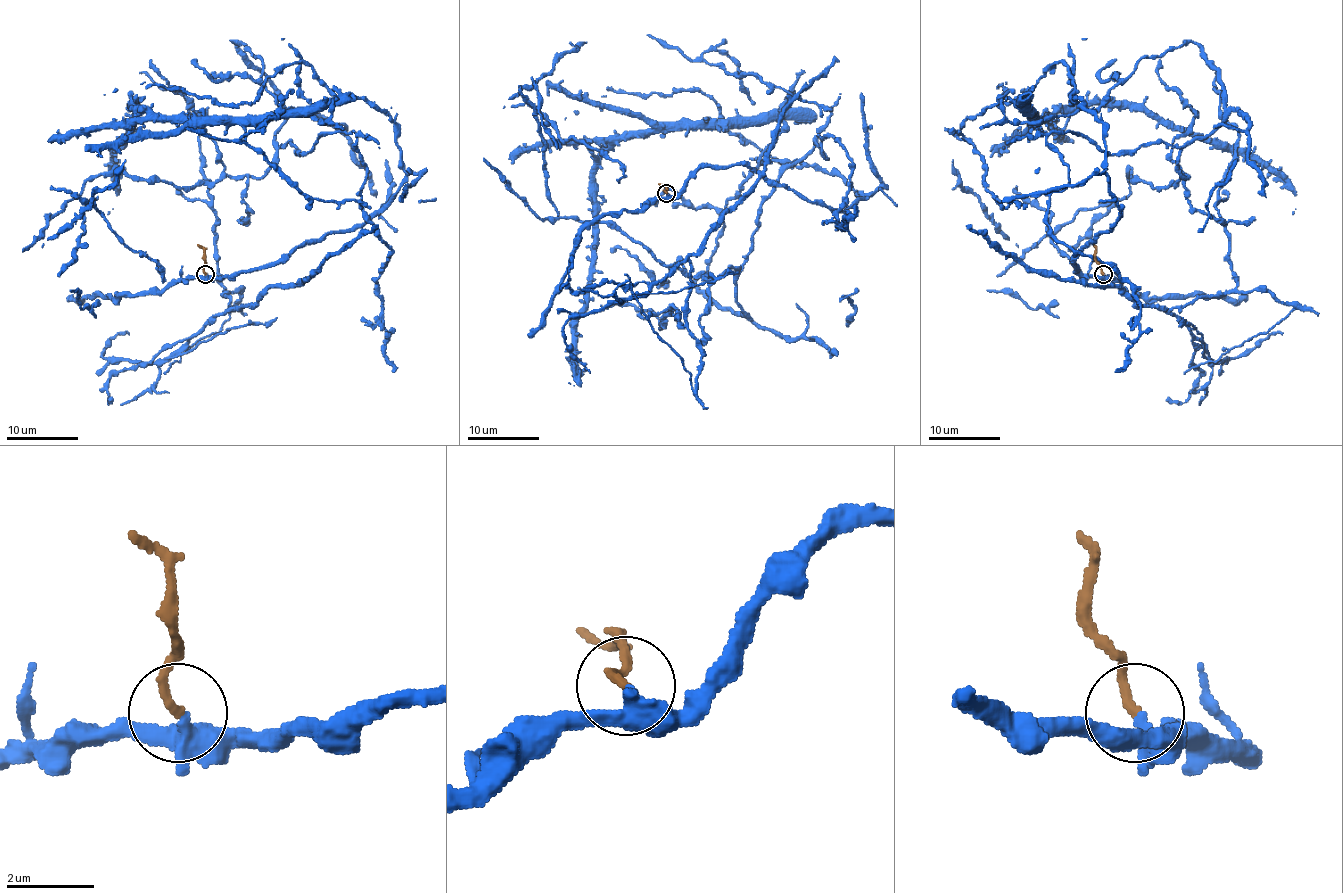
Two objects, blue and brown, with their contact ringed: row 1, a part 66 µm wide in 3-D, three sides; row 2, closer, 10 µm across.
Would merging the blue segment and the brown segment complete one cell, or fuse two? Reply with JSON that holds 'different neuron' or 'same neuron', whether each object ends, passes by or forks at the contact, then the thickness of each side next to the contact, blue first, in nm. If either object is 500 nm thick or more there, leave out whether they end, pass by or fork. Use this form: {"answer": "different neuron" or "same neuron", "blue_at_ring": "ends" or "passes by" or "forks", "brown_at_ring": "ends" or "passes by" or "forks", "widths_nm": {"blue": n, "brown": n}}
{"answer": "different neuron", "blue_at_ring": "forks", "brown_at_ring": "ends", "widths_nm": {"blue": 240, "brown": 200}}

